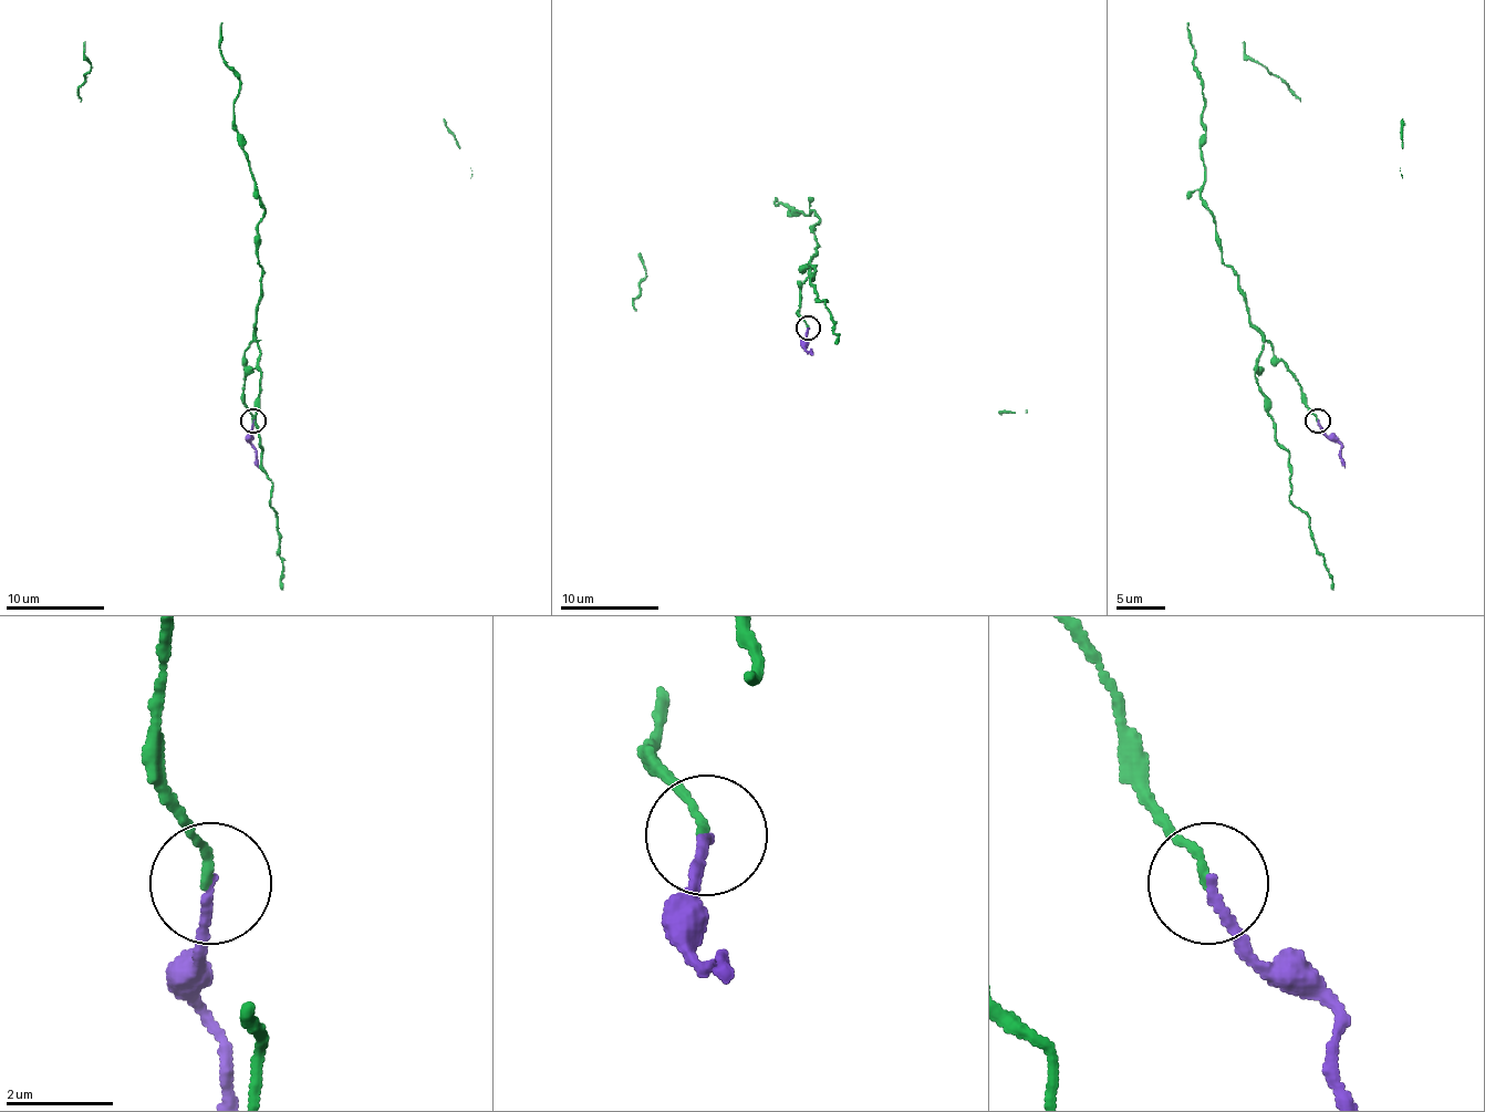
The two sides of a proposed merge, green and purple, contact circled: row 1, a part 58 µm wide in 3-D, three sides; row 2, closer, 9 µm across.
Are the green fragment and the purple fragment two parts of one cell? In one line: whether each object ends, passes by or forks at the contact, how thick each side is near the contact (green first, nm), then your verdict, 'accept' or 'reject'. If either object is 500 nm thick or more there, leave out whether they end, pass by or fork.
green ends there; purple ends there; 150 nm thick on the green side, 160 nm on the other; accept

